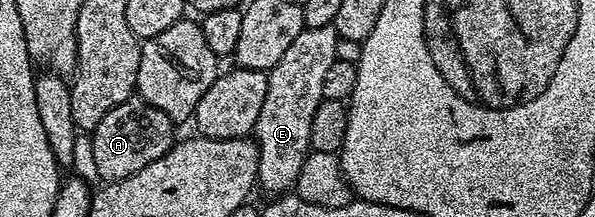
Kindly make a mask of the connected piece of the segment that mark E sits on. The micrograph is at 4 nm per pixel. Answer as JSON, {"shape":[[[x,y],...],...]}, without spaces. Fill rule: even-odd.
{"shape":[[[333,24],[303,28],[266,76],[268,97],[252,132],[258,145],[258,183],[266,191],[286,193],[298,182],[311,150],[312,121],[323,100],[325,74],[337,59],[338,41]]]}

